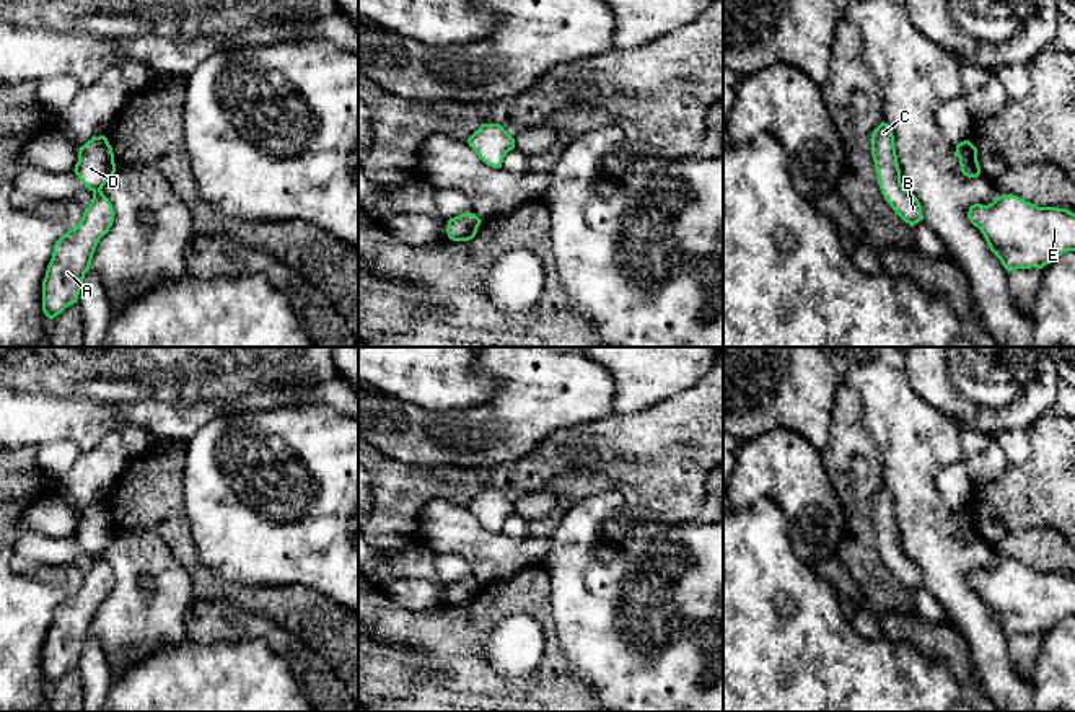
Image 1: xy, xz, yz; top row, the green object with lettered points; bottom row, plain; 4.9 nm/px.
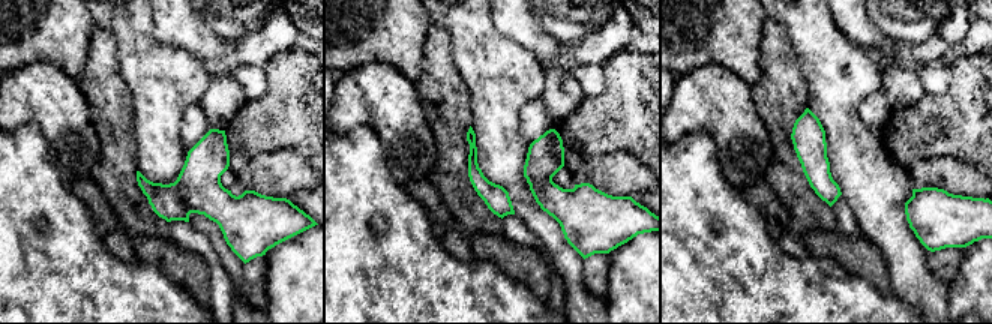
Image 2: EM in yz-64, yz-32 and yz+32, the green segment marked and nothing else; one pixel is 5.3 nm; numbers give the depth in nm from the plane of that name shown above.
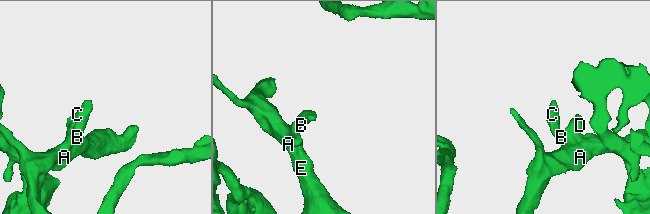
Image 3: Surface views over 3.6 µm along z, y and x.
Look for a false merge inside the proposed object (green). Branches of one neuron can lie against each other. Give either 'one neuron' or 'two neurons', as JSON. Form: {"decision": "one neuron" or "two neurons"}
{"decision": "one neuron"}

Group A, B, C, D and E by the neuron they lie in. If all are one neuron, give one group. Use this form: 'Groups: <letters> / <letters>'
Groups: A B C D E

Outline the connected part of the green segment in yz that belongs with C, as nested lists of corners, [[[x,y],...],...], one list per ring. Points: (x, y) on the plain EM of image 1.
[[[881,487],[871,499],[871,521],[878,551],[891,574],[910,591],[924,585],[919,564],[904,554],[891,490]]]

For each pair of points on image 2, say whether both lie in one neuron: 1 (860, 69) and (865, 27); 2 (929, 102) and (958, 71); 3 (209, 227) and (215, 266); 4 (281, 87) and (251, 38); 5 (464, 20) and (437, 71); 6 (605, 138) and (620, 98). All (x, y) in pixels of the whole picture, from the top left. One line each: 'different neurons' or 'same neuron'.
1: different neurons
2: same neuron
3: different neurons
4: different neurons
5: different neurons
6: same neuron

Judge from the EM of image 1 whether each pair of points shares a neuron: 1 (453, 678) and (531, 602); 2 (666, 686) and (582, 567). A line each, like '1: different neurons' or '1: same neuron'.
1: same neuron
2: same neuron

